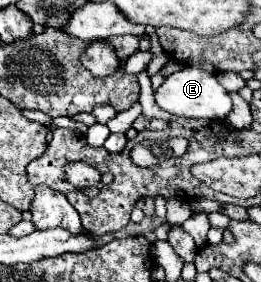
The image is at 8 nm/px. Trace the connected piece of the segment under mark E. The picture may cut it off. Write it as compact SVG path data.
M184 67L158 87L154 99L162 111L178 117L194 117L194 119L224 119L232 111L232 101L226 89L216 81L216 77L200 67Z

